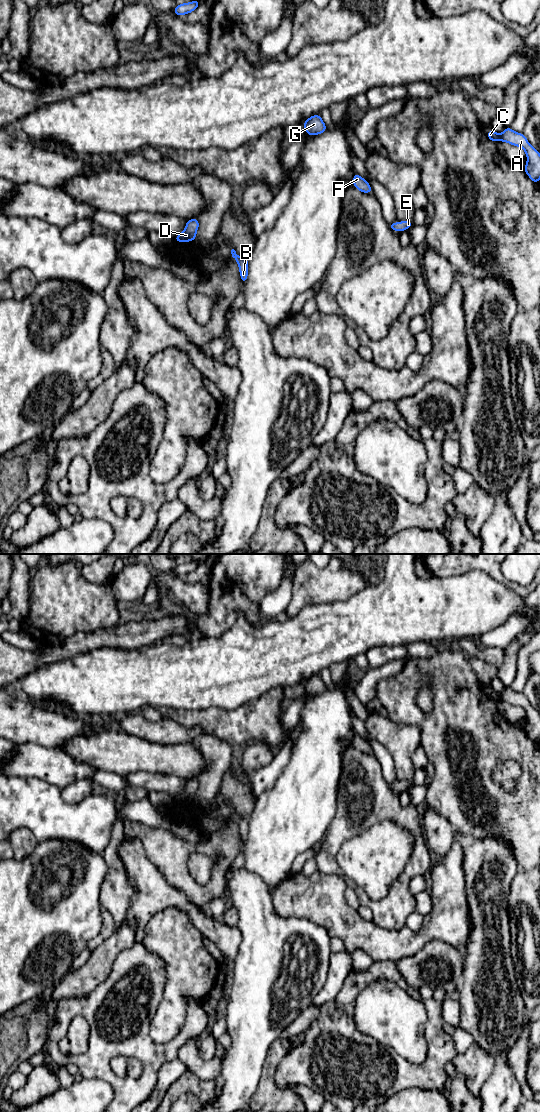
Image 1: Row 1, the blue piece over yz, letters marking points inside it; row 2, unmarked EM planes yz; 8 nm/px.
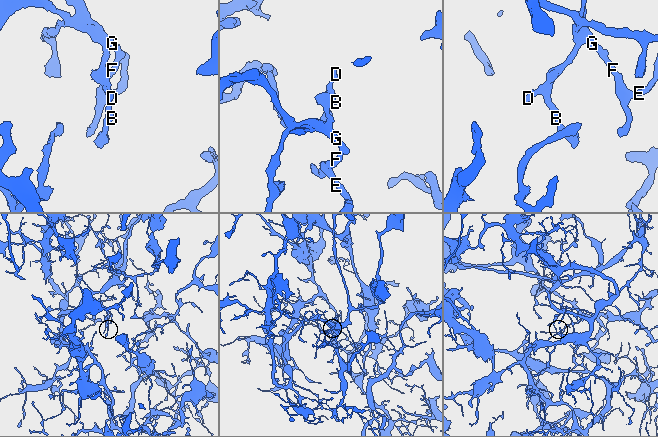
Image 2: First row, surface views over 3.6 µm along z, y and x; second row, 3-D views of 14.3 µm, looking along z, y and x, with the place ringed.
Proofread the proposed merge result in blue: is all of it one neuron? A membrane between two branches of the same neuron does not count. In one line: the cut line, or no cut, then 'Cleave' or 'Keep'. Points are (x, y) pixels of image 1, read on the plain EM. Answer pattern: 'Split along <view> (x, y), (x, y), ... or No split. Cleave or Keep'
No split. Keep

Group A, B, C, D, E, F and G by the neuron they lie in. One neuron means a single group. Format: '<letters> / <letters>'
A B C D E F G

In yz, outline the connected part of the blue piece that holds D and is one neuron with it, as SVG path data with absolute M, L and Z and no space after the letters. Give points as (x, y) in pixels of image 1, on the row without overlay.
M198 778L186 781L184 791L181 794L174 797L175 802L190 802L196 800L196 792L198 788L199 788Z

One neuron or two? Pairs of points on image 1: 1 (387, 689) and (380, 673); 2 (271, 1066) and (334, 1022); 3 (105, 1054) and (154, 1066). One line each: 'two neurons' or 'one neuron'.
1: two neurons
2: two neurons
3: one neuron

